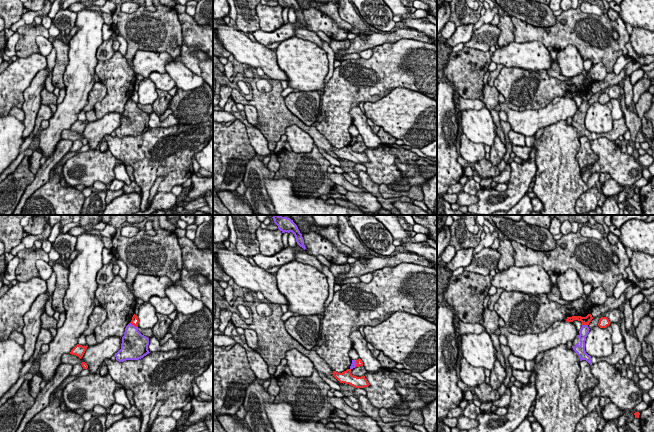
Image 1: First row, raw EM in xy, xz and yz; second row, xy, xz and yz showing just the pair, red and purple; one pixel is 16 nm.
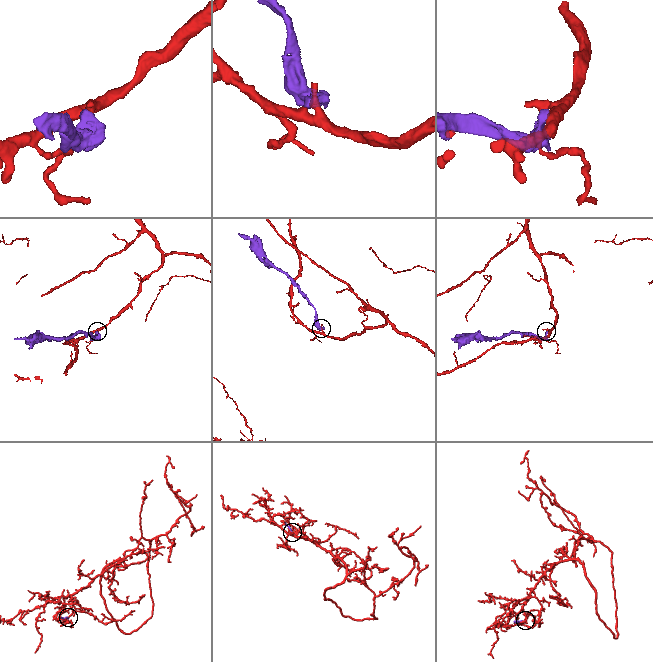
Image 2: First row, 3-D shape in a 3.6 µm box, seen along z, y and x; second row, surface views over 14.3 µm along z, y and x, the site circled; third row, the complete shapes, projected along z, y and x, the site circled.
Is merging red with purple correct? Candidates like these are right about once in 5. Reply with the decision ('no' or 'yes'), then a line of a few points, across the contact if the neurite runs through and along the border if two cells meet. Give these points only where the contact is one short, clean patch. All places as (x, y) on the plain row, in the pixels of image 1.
no; line xy (130, 98), (137, 103)

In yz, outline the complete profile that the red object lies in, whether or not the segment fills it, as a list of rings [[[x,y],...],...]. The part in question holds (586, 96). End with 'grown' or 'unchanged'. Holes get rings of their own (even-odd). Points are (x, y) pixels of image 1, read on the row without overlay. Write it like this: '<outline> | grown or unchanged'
[[[588,90],[586,93],[581,93],[581,92],[572,92],[572,93],[567,93],[566,97],[568,98],[573,98],[574,96],[578,96],[582,98],[582,101],[589,101],[591,96],[593,95],[591,90]]] | unchanged

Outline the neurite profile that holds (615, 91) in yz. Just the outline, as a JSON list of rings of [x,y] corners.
[[[622,84],[609,86],[601,90],[600,92],[593,94],[588,101],[589,105],[592,105],[593,103],[597,102],[601,93],[607,93],[610,98],[619,100],[621,95],[624,94],[624,89]]]

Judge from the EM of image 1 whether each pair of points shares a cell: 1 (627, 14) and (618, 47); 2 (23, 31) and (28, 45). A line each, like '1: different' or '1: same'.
1: different
2: same

